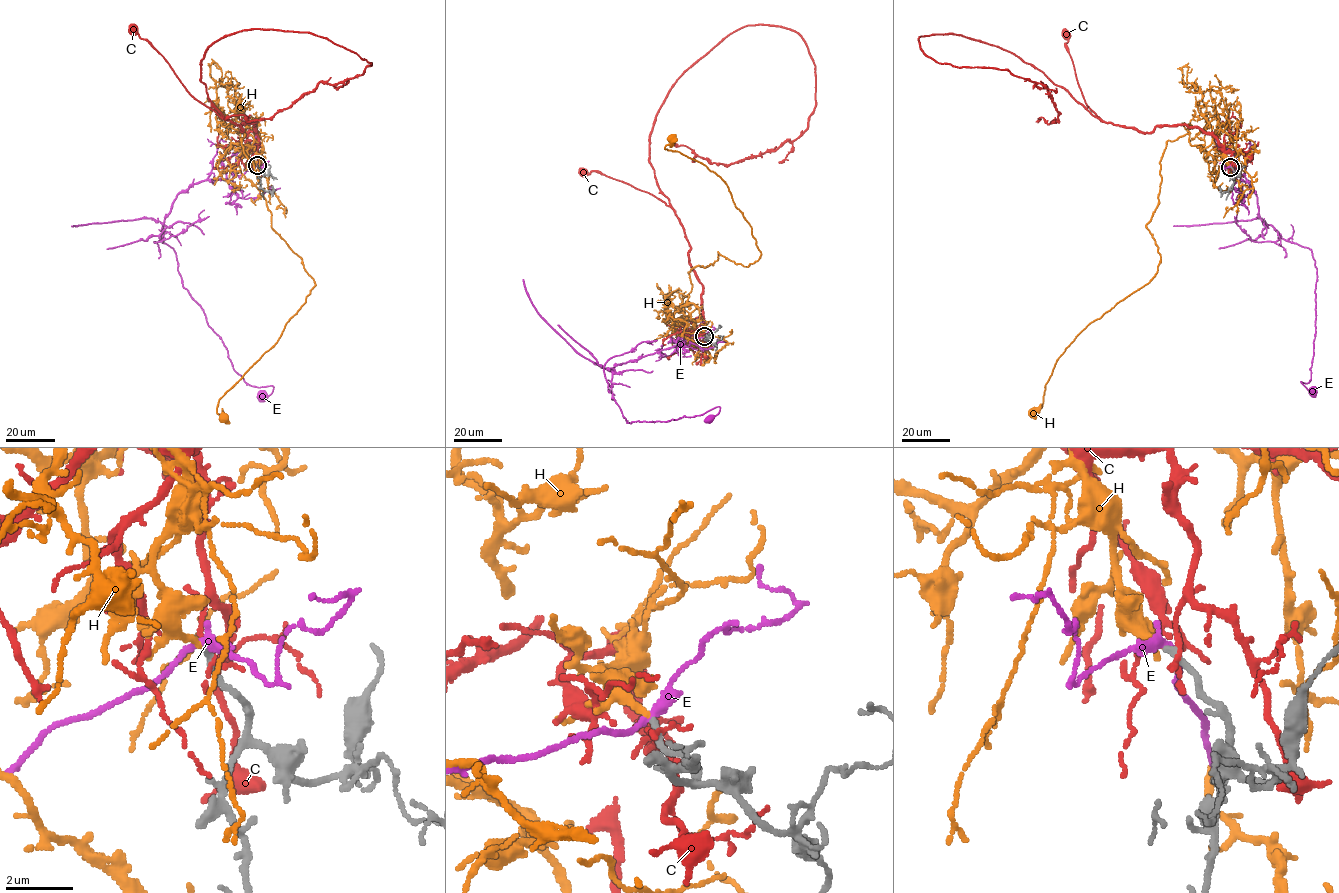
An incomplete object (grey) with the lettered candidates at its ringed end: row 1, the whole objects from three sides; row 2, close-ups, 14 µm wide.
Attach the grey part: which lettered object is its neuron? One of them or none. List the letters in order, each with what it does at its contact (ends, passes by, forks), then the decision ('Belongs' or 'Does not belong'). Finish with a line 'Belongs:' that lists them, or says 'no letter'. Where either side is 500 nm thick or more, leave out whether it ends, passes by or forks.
C: It ends there. Does not belong
E: It passes by. Does not belong
H: It ends there. Belongs
Belongs: H

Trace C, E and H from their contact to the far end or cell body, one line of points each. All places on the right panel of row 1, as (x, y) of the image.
C: (1231, 167), (1231, 154), (1198, 128), (1157, 125), (1143, 133), (1102, 121), (1086, 105), (1065, 46), (1066, 36)
E: (1230, 167), (1253, 189), (1261, 220), (1311, 251), (1316, 334), (1311, 378), (1301, 382), (1313, 391)
H: (1230, 167), (1224, 148), (1214, 157), (1188, 134), (1167, 142), (1146, 225), (1157, 273), (1067, 347), (1032, 411)

